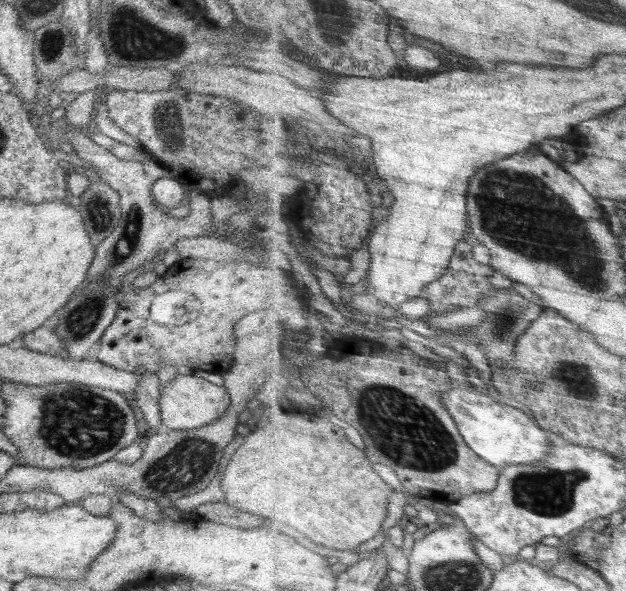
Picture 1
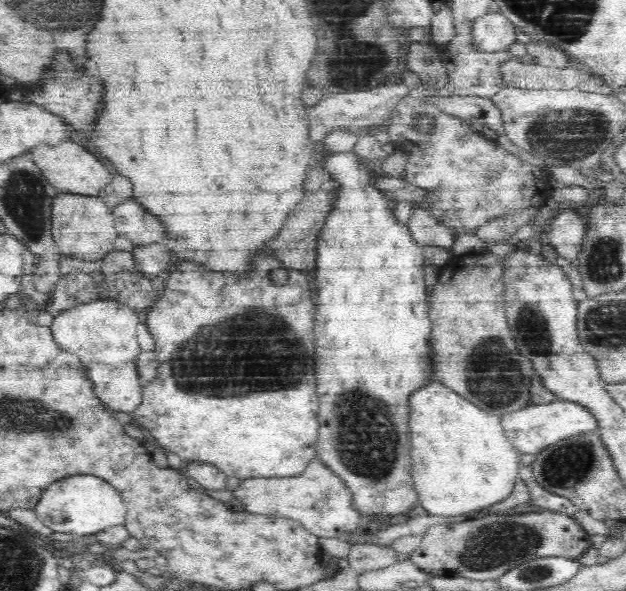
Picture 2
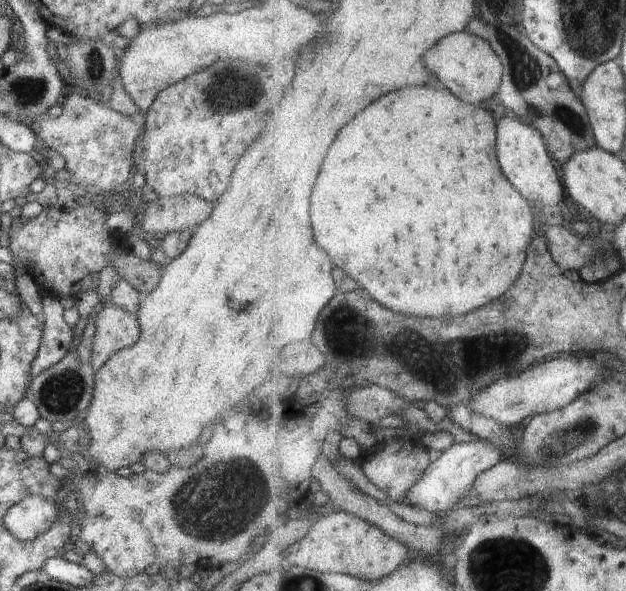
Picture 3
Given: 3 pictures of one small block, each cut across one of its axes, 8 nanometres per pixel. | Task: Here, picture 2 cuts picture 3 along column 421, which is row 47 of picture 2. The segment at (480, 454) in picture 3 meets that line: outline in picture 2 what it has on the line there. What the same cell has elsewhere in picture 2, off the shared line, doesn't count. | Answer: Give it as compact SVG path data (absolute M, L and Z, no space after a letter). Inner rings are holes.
M496 7L474 20L473 31L474 45L488 52L507 50L518 41L519 29Z

